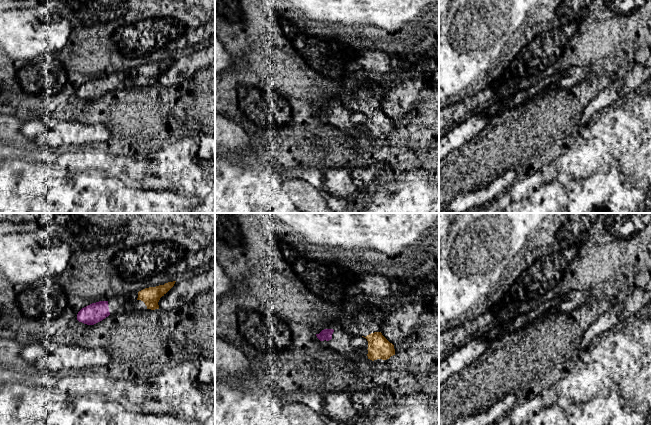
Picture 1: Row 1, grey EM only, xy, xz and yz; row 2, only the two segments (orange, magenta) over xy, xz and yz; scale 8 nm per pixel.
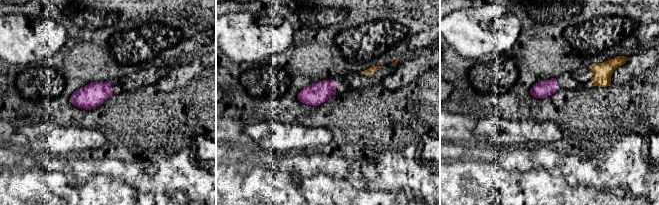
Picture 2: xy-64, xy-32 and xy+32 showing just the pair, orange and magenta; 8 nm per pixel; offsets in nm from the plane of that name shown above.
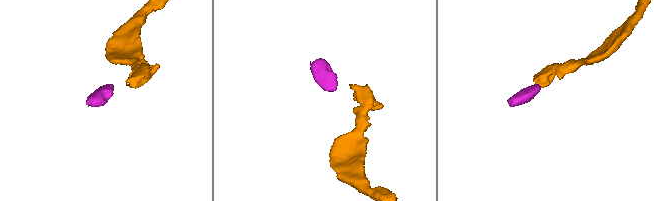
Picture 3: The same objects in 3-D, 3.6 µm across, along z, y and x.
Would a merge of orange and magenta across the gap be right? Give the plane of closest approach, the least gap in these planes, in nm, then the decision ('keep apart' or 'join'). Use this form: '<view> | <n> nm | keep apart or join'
xy | 240 nm | join

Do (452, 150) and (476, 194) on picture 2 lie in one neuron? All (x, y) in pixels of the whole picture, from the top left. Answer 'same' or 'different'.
same

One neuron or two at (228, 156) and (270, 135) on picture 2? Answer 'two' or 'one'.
two

